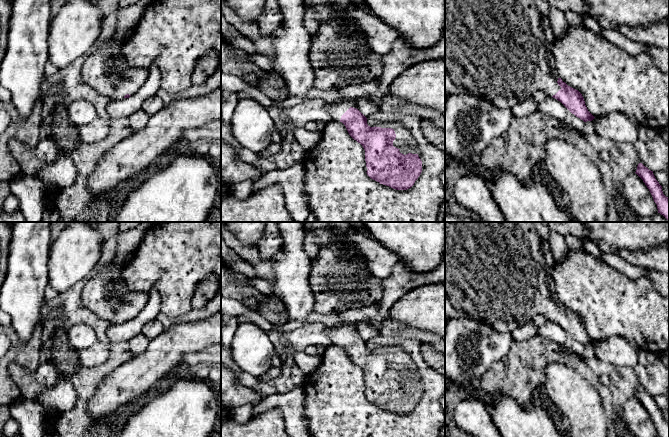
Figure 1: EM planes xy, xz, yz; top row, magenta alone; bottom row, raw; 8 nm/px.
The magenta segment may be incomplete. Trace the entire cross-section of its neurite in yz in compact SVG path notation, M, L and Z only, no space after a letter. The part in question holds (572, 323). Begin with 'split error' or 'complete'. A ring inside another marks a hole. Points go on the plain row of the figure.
split error; M445 222L445 318L453 320L468 317L478 322L486 323L501 333L511 333L525 325L531 325L535 315L541 314L548 321L560 325L572 338L584 346L592 345L595 341L588 335L582 318L568 310L559 301L551 275L551 267L542 251L542 238L535 228L534 222Z

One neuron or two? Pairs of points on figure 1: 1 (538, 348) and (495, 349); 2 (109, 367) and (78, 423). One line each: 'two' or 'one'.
1: two
2: one

